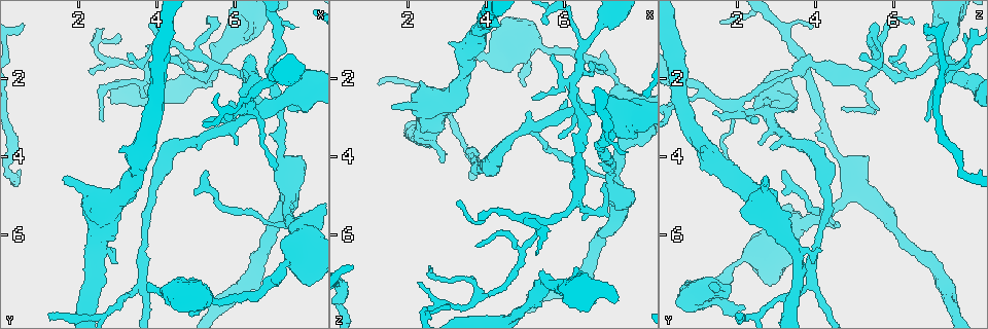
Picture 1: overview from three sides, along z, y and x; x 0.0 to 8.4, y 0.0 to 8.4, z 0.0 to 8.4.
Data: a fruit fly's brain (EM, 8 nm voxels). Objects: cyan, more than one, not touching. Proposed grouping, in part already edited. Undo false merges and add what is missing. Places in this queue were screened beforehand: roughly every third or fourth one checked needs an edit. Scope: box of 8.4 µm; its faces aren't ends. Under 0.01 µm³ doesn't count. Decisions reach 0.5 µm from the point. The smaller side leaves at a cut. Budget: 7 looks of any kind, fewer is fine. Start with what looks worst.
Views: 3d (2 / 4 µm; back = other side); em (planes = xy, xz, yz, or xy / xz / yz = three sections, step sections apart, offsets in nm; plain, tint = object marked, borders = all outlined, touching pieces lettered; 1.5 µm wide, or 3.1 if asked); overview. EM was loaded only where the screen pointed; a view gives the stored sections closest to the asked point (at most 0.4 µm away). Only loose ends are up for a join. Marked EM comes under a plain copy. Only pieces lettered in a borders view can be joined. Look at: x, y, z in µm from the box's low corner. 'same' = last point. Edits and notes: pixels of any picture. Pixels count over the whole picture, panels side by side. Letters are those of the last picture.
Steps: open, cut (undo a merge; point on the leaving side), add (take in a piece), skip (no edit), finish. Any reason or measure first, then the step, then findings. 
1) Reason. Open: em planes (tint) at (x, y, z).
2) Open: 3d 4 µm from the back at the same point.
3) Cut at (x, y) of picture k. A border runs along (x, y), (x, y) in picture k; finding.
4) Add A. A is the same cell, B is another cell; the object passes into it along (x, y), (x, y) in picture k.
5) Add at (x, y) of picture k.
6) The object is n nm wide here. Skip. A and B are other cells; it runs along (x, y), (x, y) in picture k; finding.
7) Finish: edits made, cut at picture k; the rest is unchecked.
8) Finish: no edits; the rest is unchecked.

Branch stops here. Open: 3d 2 µm at (1.55, 4.55, 2.75).

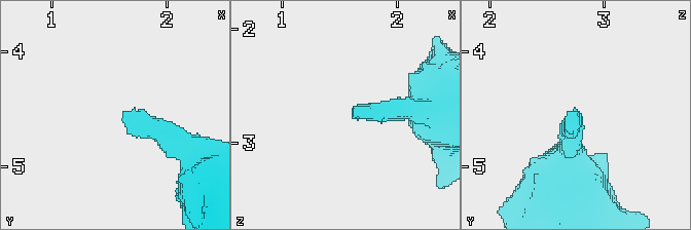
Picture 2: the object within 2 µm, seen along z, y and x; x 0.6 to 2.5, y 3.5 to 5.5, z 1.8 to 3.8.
Need the tissue. Open: em planes (borders) at (1.60, 4.54, 2.76).

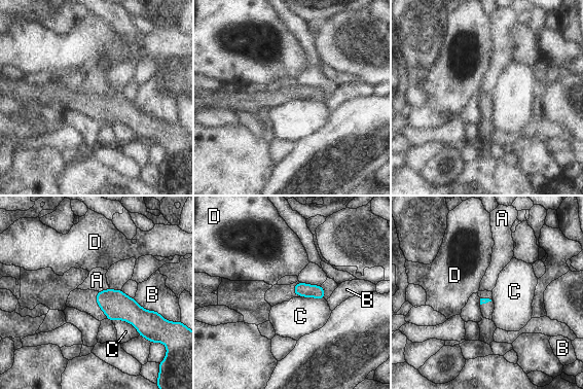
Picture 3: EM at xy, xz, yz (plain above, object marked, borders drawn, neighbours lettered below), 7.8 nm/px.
Skip. A, B, C and D are other cells; a border runs along (112, 320), (130, 322), (140, 334) in picture 3; none of them fits.

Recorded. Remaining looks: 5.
Sharp bend. Open: em yz step 8 (tint) at (6.80, 2.70, 5.35).

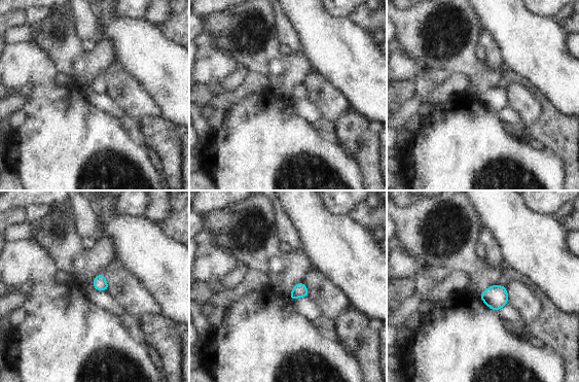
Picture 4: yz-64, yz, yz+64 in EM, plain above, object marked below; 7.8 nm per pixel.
Cut it another way. Open: em planes (borders) at the same point.

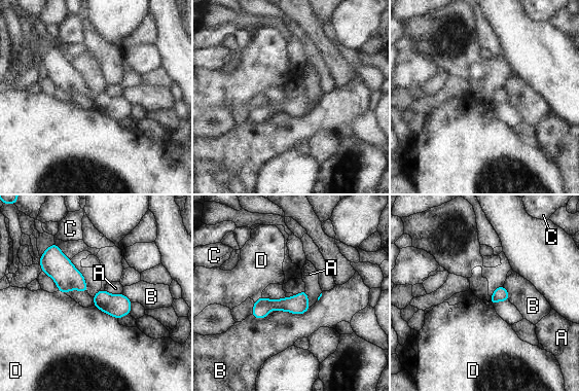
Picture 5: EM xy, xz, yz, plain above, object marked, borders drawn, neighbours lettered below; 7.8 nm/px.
The object is 110 nm wide here. Skip. A, B, C and D are other cells; a border runs along (94, 305), (117, 319) in picture 5; one neuron here.

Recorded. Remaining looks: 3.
Thick turns thin. Open: 3d 4 µm at (5.60, 7.70, 1.25).

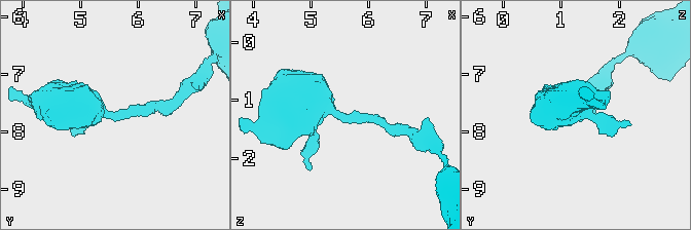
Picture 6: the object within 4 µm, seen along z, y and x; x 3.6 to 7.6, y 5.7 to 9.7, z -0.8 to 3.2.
The arms are 200, 650 nm wide; now the EM. Open: em yz step 4 (tint) at (5.55, 7.70, 1.30).

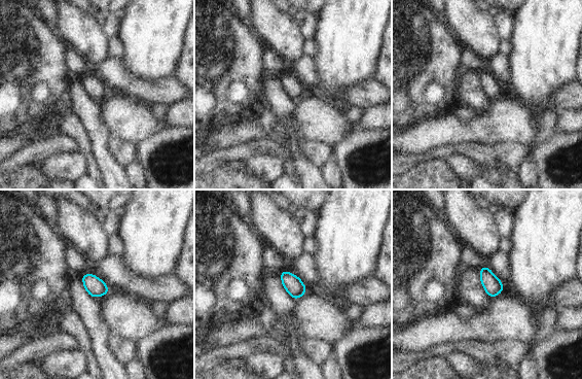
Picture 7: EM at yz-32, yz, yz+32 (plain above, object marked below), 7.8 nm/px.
Open: em planes (borders) at the same point.

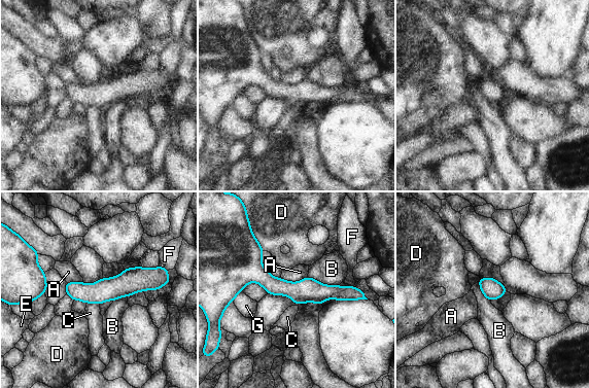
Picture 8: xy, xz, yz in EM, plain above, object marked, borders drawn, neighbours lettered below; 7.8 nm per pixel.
The longest contact is with B, 260 nm. Skip. A, B, C, D, E, F and G are other cells; it runs along (219, 285), (263, 277), (343, 295) in picture 8; all the same neuron.

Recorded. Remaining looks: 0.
Finish: no edits; the rest is unchecked.

